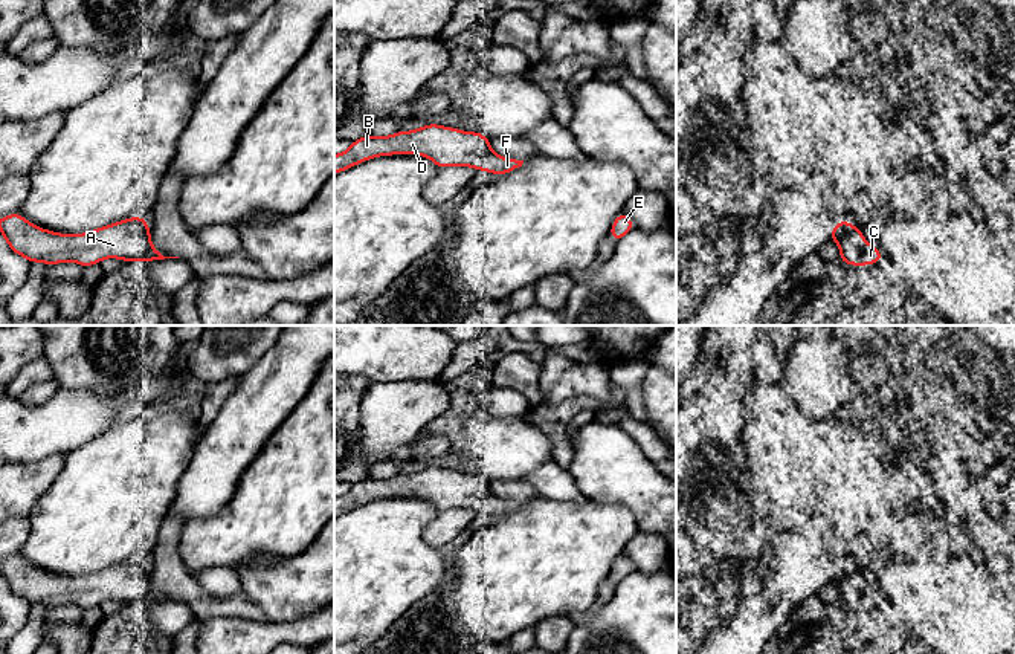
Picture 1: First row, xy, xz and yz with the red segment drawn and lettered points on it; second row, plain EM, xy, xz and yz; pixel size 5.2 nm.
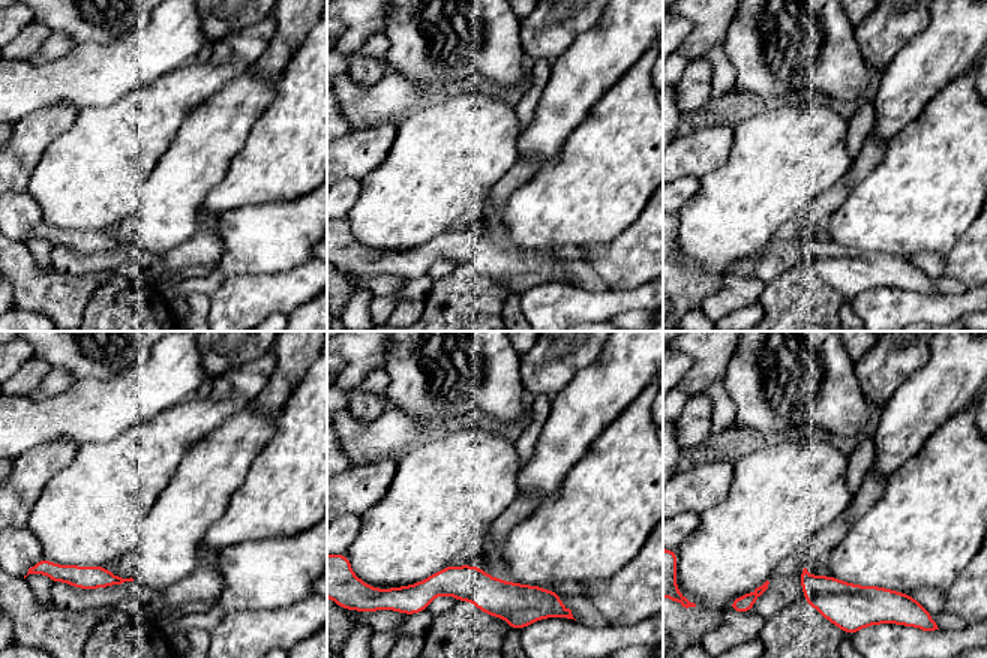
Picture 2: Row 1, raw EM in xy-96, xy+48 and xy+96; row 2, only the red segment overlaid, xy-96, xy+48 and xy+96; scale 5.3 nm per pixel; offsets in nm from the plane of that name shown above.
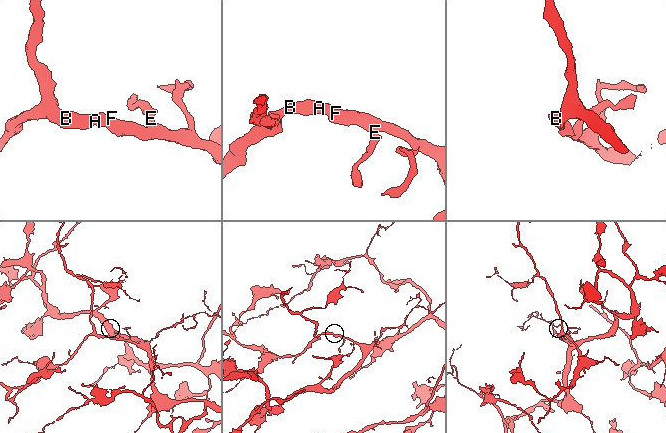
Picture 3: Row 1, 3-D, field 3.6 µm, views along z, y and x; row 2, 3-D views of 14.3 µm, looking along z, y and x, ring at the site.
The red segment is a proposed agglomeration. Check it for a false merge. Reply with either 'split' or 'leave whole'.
leave whole

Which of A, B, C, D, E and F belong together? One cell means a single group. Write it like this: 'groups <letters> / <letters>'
groups A B C D E F

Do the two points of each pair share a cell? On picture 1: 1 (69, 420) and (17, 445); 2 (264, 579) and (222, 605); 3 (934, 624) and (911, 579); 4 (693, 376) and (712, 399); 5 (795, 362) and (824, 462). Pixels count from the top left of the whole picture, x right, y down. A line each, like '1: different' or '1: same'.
1: same
2: different
3: same
4: different
5: different

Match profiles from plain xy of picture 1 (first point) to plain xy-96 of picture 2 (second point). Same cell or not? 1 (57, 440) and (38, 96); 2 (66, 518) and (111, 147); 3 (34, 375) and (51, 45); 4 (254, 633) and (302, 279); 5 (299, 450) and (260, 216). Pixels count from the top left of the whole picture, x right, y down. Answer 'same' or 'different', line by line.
1: same
2: same
3: different
4: same
5: different

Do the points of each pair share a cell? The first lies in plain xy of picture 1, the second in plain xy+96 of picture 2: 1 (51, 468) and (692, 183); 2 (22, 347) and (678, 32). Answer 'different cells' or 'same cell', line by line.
1: different cells
2: different cells

